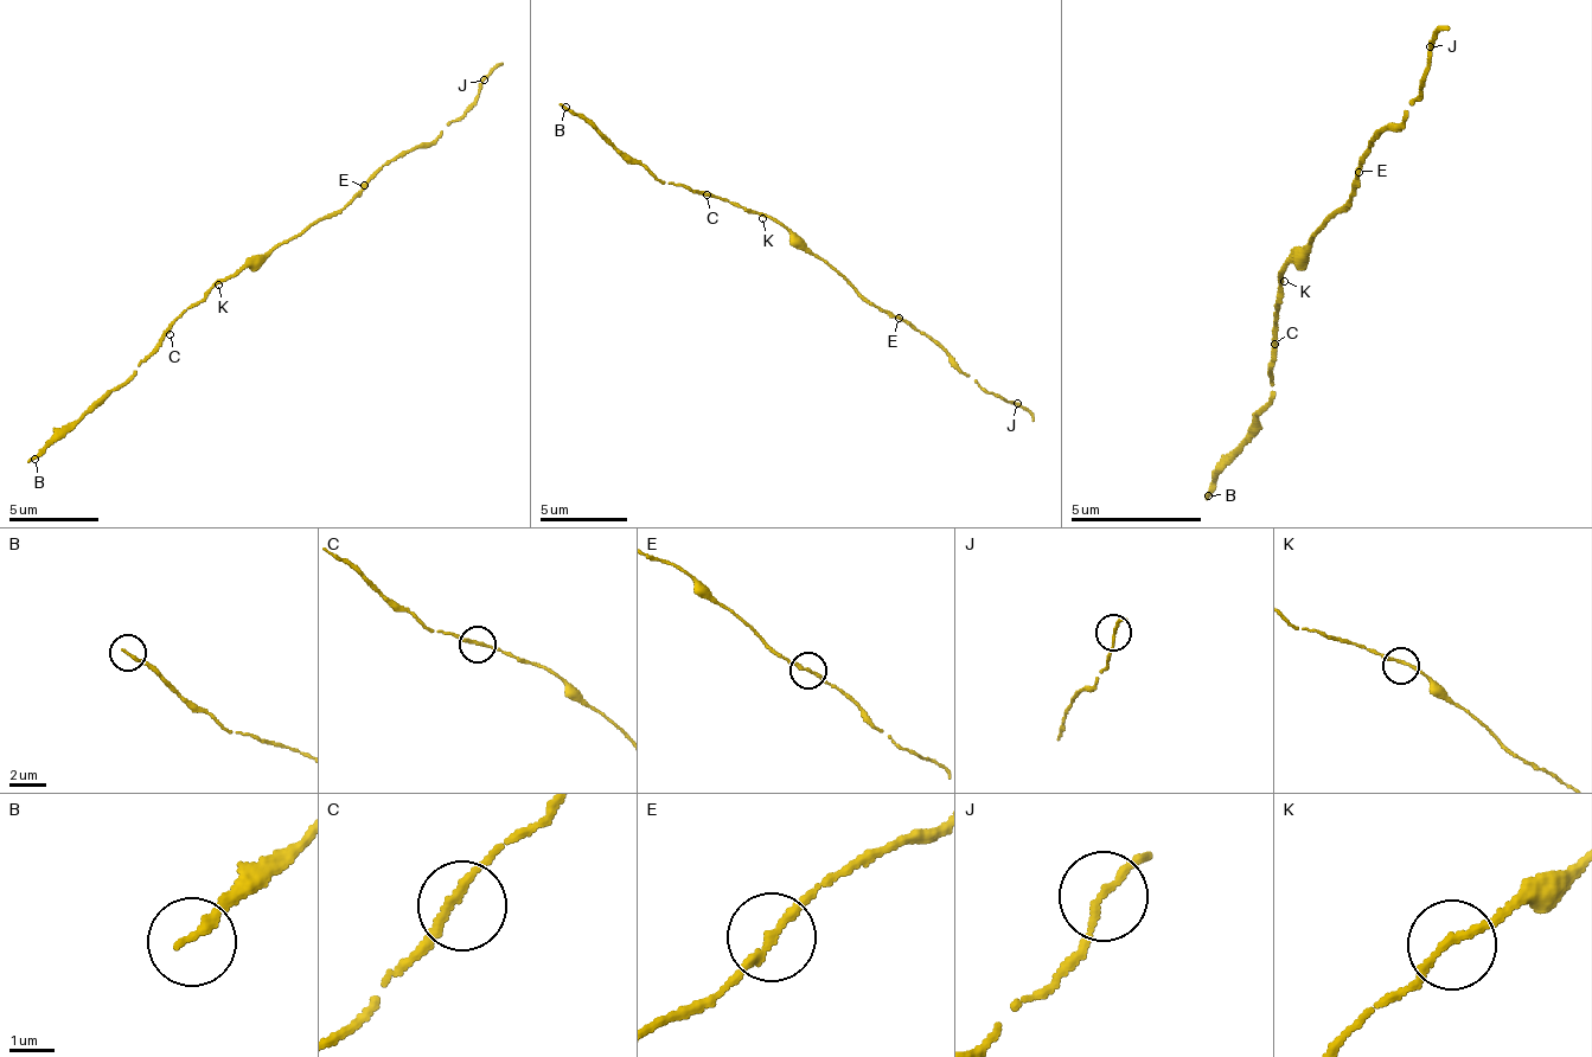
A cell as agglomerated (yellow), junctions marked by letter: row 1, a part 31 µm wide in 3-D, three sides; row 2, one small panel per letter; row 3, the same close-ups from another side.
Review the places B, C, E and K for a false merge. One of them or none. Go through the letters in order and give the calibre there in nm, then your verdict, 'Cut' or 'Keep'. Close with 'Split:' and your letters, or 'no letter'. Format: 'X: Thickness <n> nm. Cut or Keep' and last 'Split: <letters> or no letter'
B: Thickness 200 nm. Keep
C: Thickness 160 nm. Keep
E: Thickness 160 nm. Keep
K: Thickness 150 nm. Keep
Split: no letter

